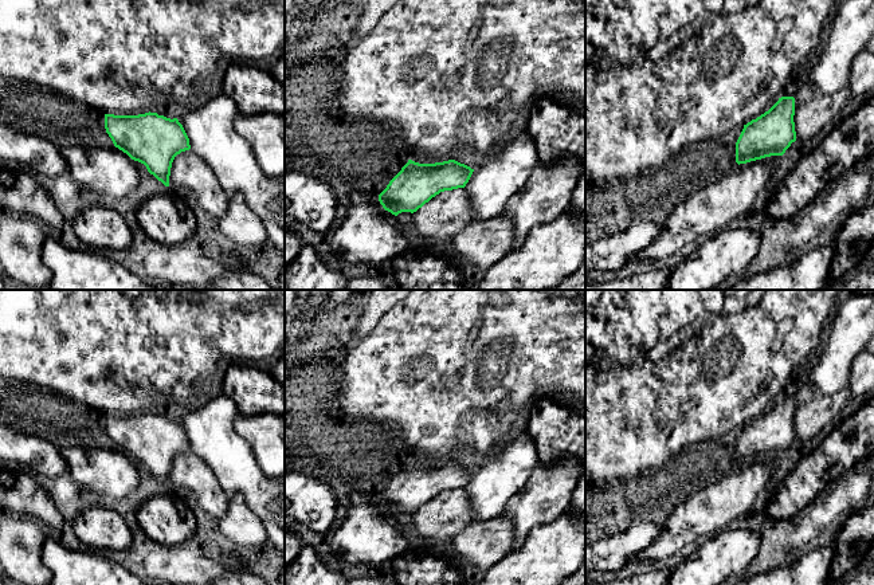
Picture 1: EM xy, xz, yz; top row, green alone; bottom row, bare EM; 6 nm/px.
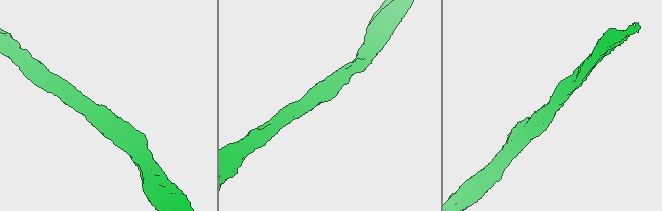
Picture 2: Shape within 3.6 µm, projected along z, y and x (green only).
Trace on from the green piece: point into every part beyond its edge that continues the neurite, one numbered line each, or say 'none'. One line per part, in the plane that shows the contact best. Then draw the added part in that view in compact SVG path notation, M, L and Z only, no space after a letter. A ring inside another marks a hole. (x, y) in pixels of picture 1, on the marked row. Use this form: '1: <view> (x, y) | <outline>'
none

